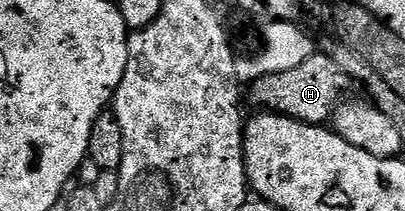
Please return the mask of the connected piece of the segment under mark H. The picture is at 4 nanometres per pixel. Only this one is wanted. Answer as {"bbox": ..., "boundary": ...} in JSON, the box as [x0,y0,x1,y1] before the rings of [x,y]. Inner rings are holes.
{"bbox":[253,53,350,124],"boundary":[[[315,53],[307,57],[303,65],[295,65],[295,69],[270,75],[258,74],[256,78],[253,83],[253,99],[261,106],[258,108],[269,113],[290,115],[304,123],[328,124],[333,118],[334,111],[350,94],[349,74],[341,68],[339,61],[335,61],[327,53]]]}

